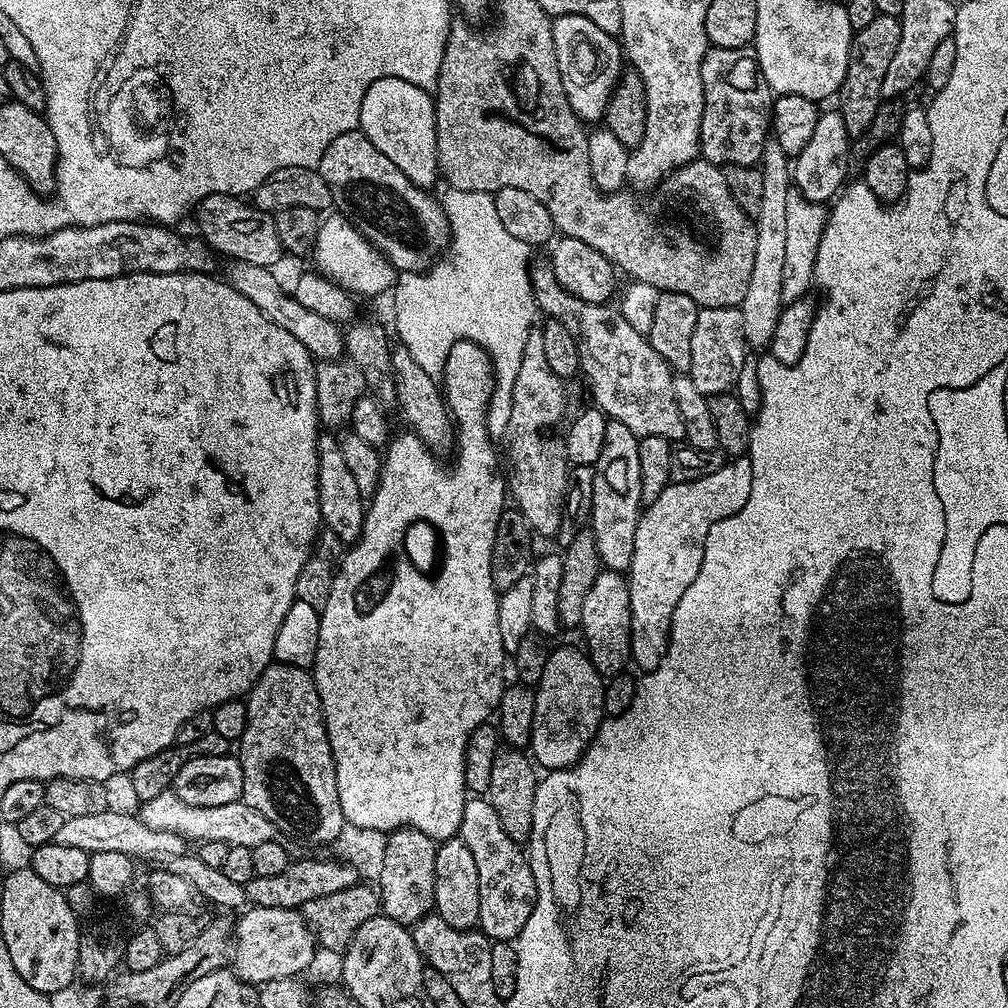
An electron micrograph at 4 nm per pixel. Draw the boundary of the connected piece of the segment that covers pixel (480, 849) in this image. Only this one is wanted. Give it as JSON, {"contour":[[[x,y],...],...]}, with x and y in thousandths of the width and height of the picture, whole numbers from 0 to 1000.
{"contour":[[[482,792],[461,793],[458,804],[458,815],[456,816],[455,832],[462,835],[466,847],[470,850],[470,856],[474,859],[474,921],[485,933],[489,935],[508,935],[512,928],[522,919],[526,907],[532,898],[532,876],[528,861],[524,857],[521,842],[498,823],[498,815],[494,813],[494,807],[490,800]]]}

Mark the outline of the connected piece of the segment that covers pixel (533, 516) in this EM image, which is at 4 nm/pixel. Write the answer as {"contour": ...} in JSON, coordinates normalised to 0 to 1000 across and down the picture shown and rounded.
{"contour":[[[530,327],[524,333],[522,347],[518,351],[518,363],[514,363],[514,375],[510,375],[510,403],[506,405],[506,419],[498,434],[504,439],[502,452],[502,484],[510,495],[511,503],[522,514],[533,533],[551,533],[556,526],[560,509],[560,487],[563,484],[565,463],[559,439],[547,437],[543,425],[548,425],[560,413],[561,378],[542,359],[538,344],[538,331]]]}

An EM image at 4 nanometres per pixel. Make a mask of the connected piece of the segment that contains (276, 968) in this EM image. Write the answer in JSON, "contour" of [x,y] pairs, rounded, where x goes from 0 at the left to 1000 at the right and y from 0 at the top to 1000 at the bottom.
{"contour":[[[250,899],[239,904],[237,909],[238,914],[235,912],[232,917],[232,963],[239,972],[261,978],[267,972],[297,969],[297,964],[309,958],[315,945],[315,938],[309,921],[295,902]]]}

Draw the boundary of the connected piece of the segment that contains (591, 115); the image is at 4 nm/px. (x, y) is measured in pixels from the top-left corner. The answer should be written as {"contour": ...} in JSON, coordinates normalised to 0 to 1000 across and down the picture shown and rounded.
{"contour":[[[554,16],[549,19],[550,54],[554,58],[554,69],[558,85],[565,105],[574,119],[595,121],[600,118],[603,102],[617,70],[617,44],[612,37],[601,34],[594,26],[589,26],[585,18],[576,16]]]}

